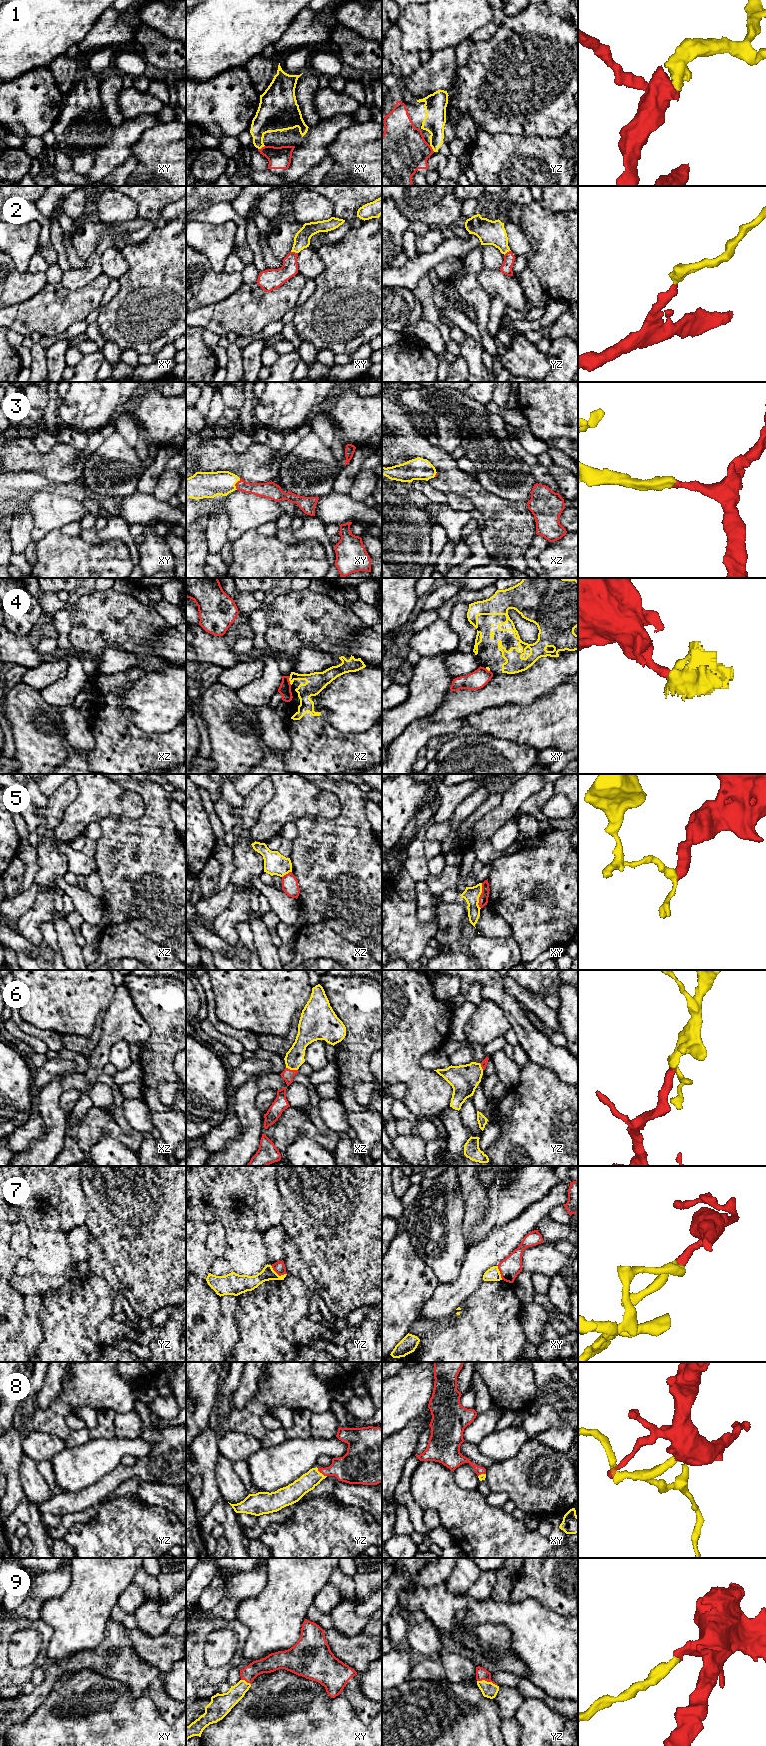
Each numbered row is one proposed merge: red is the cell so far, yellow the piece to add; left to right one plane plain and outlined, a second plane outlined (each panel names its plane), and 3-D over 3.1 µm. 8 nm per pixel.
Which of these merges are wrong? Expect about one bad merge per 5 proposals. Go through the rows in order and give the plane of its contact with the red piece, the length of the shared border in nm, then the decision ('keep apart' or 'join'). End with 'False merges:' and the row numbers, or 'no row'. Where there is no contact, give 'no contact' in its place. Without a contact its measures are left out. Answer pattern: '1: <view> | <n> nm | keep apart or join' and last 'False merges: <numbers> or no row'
1: xy | 70 nm | join
2: xy | 60 nm | join
3: xy | 100 nm | join
4: xz | 70 nm | keep apart
5: xy | 200 nm | keep apart
6: xz | 100 nm | join
7: yz | 150 nm | keep apart
8: yz | 100 nm | join
9: yz | 170 nm | join
False merges: 4, 5, 7

